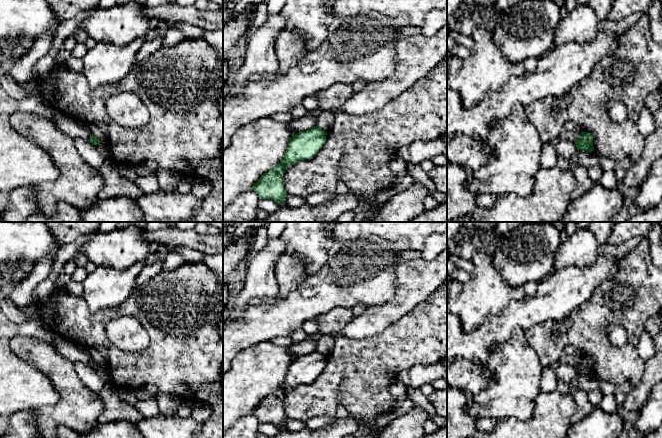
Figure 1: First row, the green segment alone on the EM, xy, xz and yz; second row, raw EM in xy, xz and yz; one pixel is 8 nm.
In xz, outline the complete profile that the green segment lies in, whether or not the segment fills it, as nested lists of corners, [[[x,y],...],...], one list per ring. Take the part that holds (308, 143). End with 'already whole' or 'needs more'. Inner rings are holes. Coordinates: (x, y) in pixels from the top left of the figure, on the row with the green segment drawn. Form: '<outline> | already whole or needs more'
[[[314,126],[292,136],[282,161],[265,173],[251,188],[259,199],[272,199],[282,205],[286,201],[283,175],[286,169],[300,161],[315,156],[326,142],[327,132]]] | already whole

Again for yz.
[[[581,131],[580,136],[575,141],[577,150],[591,152],[594,151],[593,136],[591,133]]] | already whole

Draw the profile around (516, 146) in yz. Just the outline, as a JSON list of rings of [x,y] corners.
[[[517,103],[507,117],[493,122],[488,140],[483,145],[491,148],[492,155],[484,166],[474,171],[472,179],[466,183],[467,188],[477,194],[501,196],[515,193],[522,197],[531,195],[535,175],[541,168],[543,143],[536,128],[529,121],[525,107]]]

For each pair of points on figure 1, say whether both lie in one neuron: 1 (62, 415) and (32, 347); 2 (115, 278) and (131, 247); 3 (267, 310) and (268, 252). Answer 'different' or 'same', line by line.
1: same
2: different
3: different

